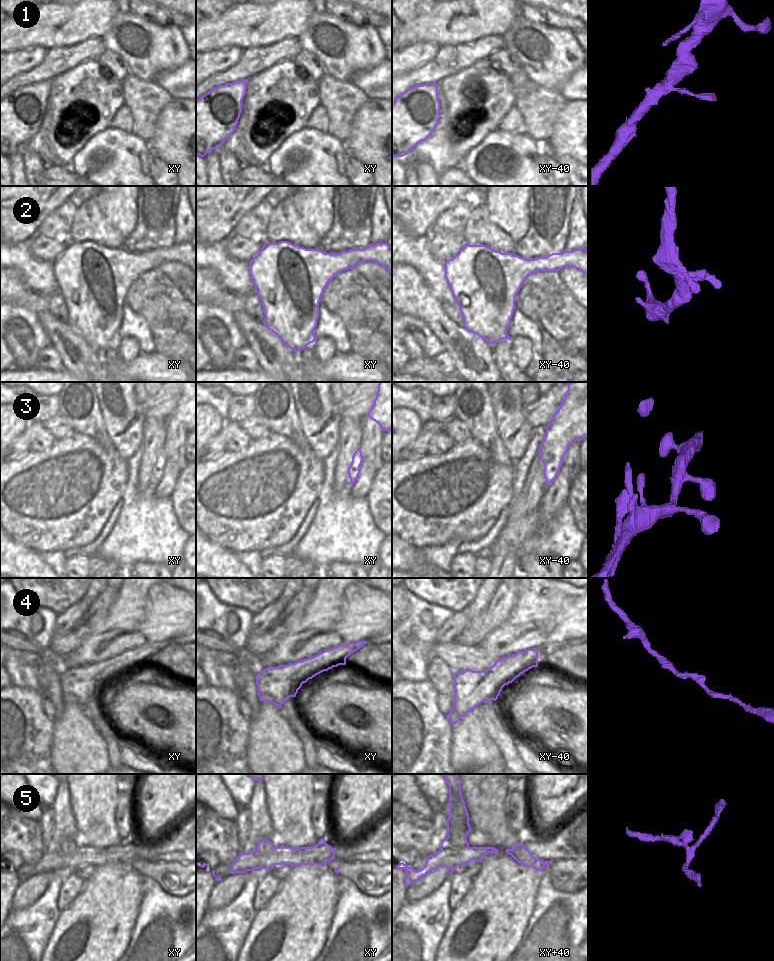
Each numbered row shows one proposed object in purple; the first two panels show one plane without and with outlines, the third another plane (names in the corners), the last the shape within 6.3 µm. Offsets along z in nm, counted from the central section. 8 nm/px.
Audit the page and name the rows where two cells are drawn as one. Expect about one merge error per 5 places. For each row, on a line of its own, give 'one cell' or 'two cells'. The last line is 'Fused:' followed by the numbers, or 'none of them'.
1: one cell
2: one cell
3: one cell
4: one cell
5: two cells
Fused: 5

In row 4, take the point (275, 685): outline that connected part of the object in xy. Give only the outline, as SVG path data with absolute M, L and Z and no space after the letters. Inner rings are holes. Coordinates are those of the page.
M357 641L339 645L295 663L263 669L256 675L260 701L267 701L279 707L288 698L296 697L302 684L309 679L333 667L346 665L346 658L367 643Z

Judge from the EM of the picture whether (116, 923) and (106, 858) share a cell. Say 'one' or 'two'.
two

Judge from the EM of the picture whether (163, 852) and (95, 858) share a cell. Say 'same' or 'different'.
same

